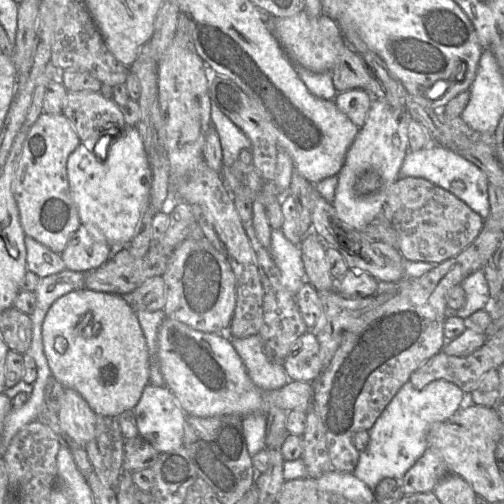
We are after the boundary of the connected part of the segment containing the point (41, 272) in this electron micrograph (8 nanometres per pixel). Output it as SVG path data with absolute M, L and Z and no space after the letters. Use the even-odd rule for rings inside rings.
M25 235L27 270L44 278L60 273L66 269L61 254L55 253L46 246Z

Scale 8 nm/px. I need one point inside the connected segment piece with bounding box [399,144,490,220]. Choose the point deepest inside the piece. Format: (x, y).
(441, 166)

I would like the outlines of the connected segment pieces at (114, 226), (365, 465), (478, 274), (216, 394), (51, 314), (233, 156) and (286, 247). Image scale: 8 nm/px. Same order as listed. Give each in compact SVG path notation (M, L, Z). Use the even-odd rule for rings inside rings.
M127 126L110 144L106 160L98 159L86 145L81 142L67 160L67 175L71 196L77 207L81 224L95 225L104 235L109 245L128 245L138 223L141 208L150 200L152 171L143 140L137 127Z
M445 379L434 380L421 390L417 390L410 380L407 381L384 409L374 426L368 431L369 443L365 450L359 451L359 462L353 472L354 475L372 490L384 478L401 480L428 448L427 434L429 429L433 424L452 417L460 409L464 394L456 384Z
M477 270L467 276L460 284L465 291L466 301L459 310L447 309L446 315L468 319L475 312L491 307L491 295L483 270Z
M166 317L158 330L158 357L166 387L174 394L186 415L212 417L232 414L244 417L256 412L267 415L273 408L307 413L312 404L313 385L310 382L292 380L275 390L257 387L250 379L243 361L230 341L229 328L228 331L221 333L202 332Z
M86 288L73 290L66 295L63 295L51 305L45 315L42 325L42 342L44 354L46 356L51 375L53 375L64 388L70 388L77 391L87 401L96 415L118 417L126 410L133 410L139 402L144 388L149 383L150 369L147 343L140 327L136 311L129 302L129 296L98 292ZM57 337L64 337L67 341L67 348L64 353L59 353L55 350L54 342Z
M211 103L211 121L212 127L216 129L220 138L223 150L223 164L230 166L239 159L242 149L251 149L251 141L246 134L213 103Z
M272 229L270 253L280 270L282 285L296 295L308 281L300 246L289 241L281 229Z

